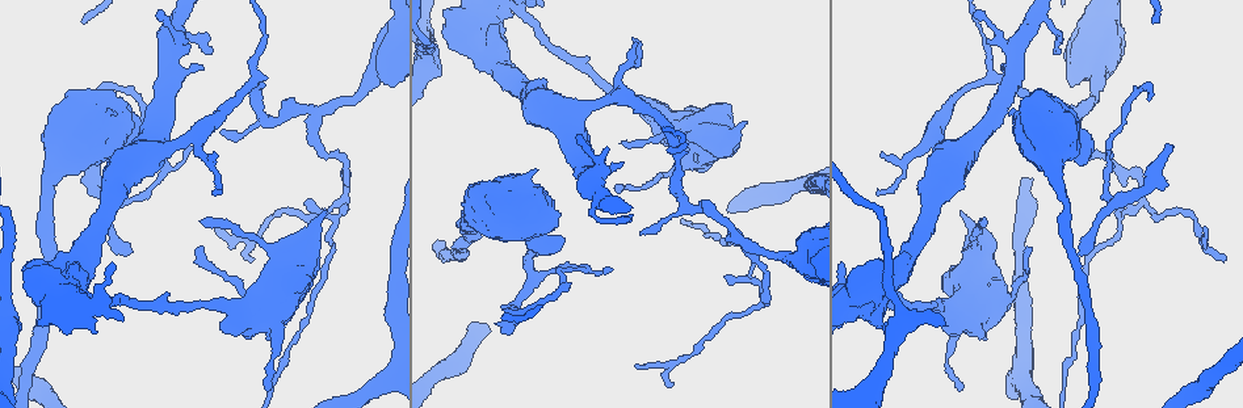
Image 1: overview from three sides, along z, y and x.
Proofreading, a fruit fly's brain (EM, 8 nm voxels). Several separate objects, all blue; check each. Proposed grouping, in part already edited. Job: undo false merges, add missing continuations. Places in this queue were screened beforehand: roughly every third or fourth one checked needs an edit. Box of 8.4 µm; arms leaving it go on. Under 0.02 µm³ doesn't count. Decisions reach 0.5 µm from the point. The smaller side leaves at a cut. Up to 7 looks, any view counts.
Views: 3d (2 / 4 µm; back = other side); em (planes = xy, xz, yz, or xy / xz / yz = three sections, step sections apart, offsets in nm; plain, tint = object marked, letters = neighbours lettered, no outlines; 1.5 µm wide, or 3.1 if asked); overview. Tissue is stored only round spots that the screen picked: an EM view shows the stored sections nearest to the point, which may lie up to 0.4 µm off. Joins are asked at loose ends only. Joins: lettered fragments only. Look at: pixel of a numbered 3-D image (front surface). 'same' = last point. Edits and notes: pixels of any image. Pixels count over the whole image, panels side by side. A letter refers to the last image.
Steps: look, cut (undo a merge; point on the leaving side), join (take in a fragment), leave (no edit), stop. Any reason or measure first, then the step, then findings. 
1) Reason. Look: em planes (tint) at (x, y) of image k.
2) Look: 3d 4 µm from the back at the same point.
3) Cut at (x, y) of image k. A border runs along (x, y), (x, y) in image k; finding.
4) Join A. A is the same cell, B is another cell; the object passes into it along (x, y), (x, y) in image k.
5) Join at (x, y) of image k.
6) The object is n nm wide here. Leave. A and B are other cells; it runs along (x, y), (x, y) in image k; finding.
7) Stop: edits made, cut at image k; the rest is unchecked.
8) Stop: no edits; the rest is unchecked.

Free end. Look: em planes (letters) at (213, 194) of image 1.

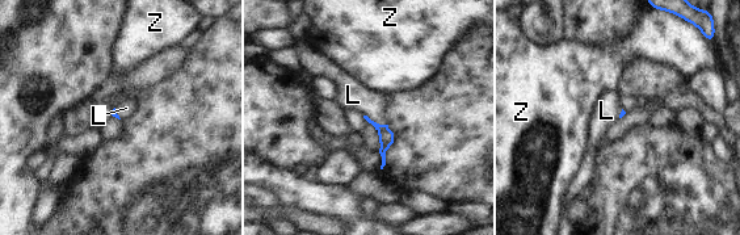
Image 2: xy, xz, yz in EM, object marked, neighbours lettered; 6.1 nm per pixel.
Join L. L is the same cell, Z is another cell; it goes on there.

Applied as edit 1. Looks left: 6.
Free end. Look: 3d 4 µm at (202, 245) of image 1.

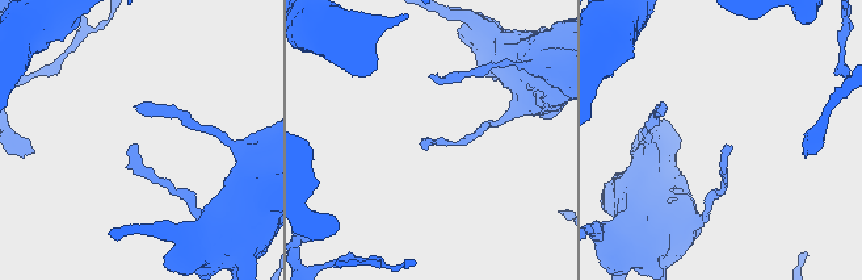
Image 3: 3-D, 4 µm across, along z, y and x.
Look: em xz step 8 (tint) at (133, 146) of image 3.

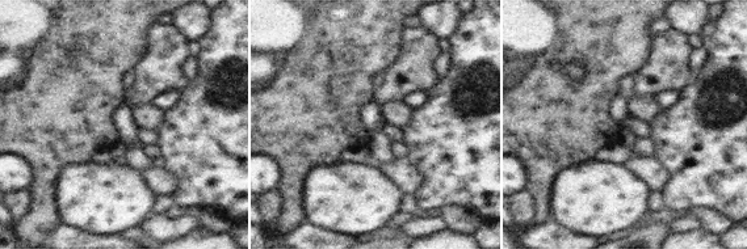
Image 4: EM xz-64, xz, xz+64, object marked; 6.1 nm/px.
Cut it another way. Look: em planes (letters) at the same point.

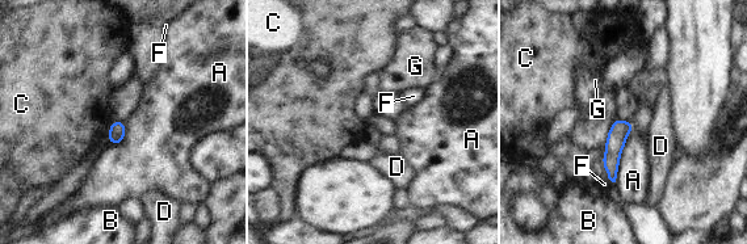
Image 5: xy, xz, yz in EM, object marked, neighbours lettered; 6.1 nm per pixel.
Leave. A, B, C, D, F and G are other cells; a border runs along (632, 130), (621, 152), (615, 182) in image 5; no lettered fragment goes on from it.

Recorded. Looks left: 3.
Free end. Look: em planes (letters) at (128, 251) of image 1.

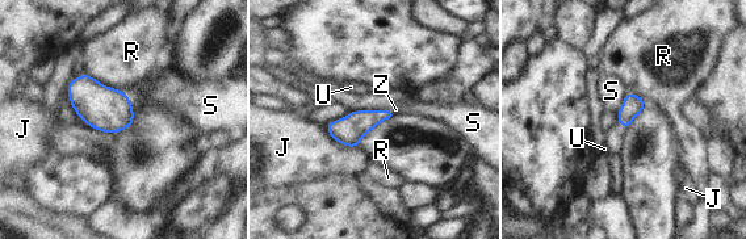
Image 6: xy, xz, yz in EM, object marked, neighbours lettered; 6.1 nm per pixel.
Join Z. Z is the same cell, J, R, S and U are other cells; the object passes into it along (632, 105), (621, 126), (615, 137) in image 6; the neuron continues.

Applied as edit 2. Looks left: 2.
Stop: edits made, join at image 2, join at image 6; the rest is unchecked.

